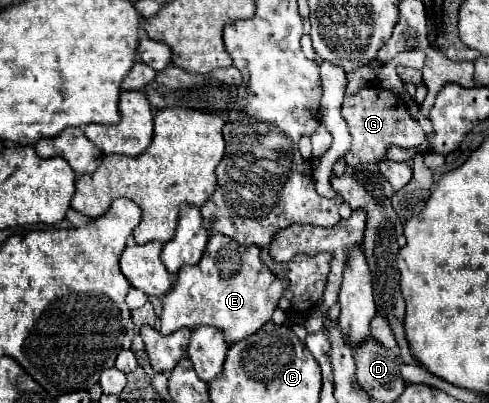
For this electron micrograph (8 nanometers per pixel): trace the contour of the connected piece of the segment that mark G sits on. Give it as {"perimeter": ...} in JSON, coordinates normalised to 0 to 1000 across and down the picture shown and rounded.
{"perimeter":[[[748,216],[748,221],[736,221],[736,231],[728,231],[728,236],[703,241],[699,290],[712,305],[712,320],[720,335],[720,365],[699,390],[708,400],[708,409],[777,404],[789,395],[789,380],[802,360],[818,365],[818,370],[851,370],[871,345],[855,300],[847,300],[838,290],[834,270],[818,251],[818,241],[793,221]]]}

